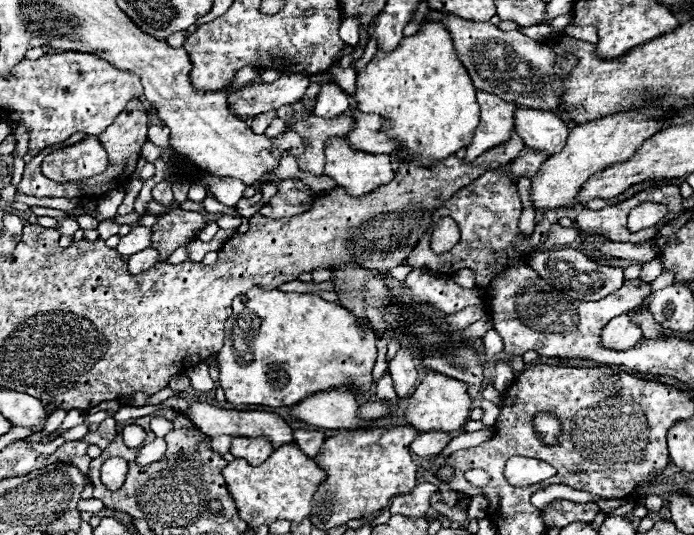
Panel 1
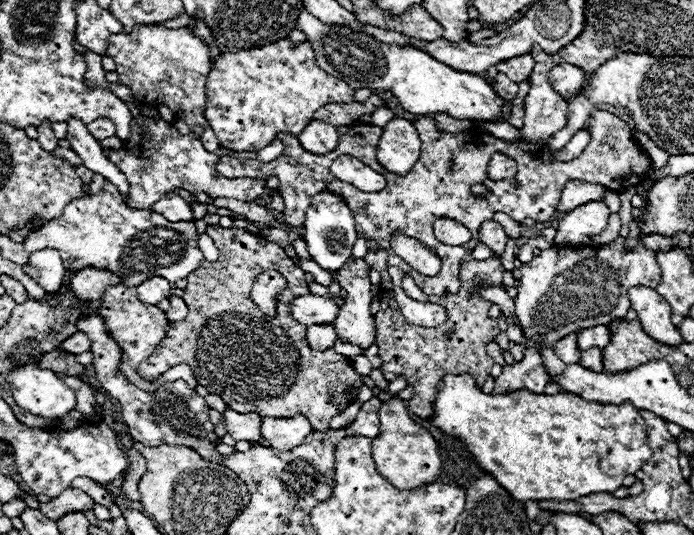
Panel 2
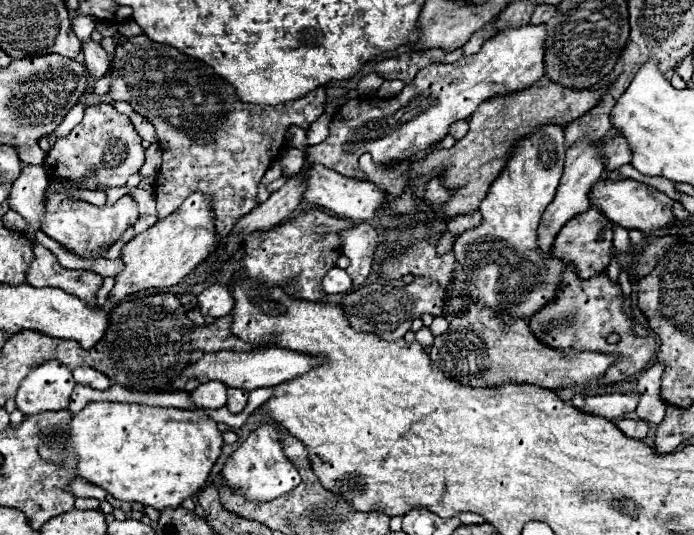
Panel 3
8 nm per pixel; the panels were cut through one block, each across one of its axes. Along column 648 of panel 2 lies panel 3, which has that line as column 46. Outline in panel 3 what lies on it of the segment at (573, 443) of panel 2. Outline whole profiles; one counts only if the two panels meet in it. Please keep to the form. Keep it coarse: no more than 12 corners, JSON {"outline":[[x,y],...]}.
{"outline":[[90,402],[40,448],[118,500],[180,508],[222,432],[202,410]]}

